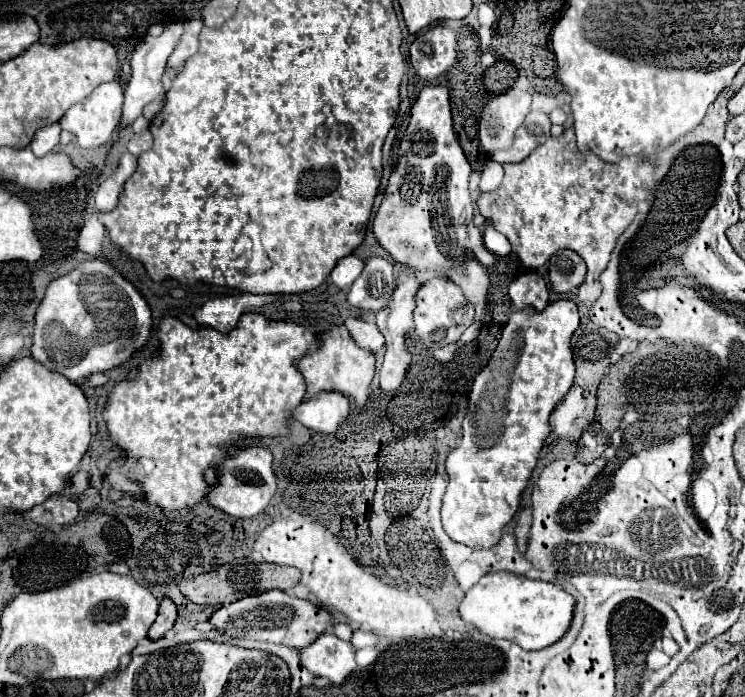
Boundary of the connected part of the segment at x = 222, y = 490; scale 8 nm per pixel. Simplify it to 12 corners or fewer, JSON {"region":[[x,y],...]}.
{"region":[[242,449],[218,467],[208,503],[262,513],[276,493],[272,453]]}

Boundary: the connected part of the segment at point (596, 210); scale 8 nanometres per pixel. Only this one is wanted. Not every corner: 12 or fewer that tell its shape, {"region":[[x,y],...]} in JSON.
{"region":[[550,137],[476,199],[534,271],[558,249],[600,273],[654,187],[646,159]]}

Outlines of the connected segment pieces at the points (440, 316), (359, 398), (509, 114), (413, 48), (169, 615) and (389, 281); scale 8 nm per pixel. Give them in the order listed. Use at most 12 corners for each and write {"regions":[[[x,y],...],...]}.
{"regions":[[[432,277],[416,293],[414,331],[456,343],[474,319],[460,287]],[[344,325],[320,333],[322,347],[298,361],[308,385],[340,391],[365,407],[374,355]],[[496,95],[478,121],[488,153],[512,147],[530,95]],[[444,25],[420,33],[410,61],[434,81],[456,61],[456,33]],[[162,599],[148,639],[160,639],[174,627],[176,605]],[[366,259],[350,305],[380,311],[396,289],[392,263]]]}

